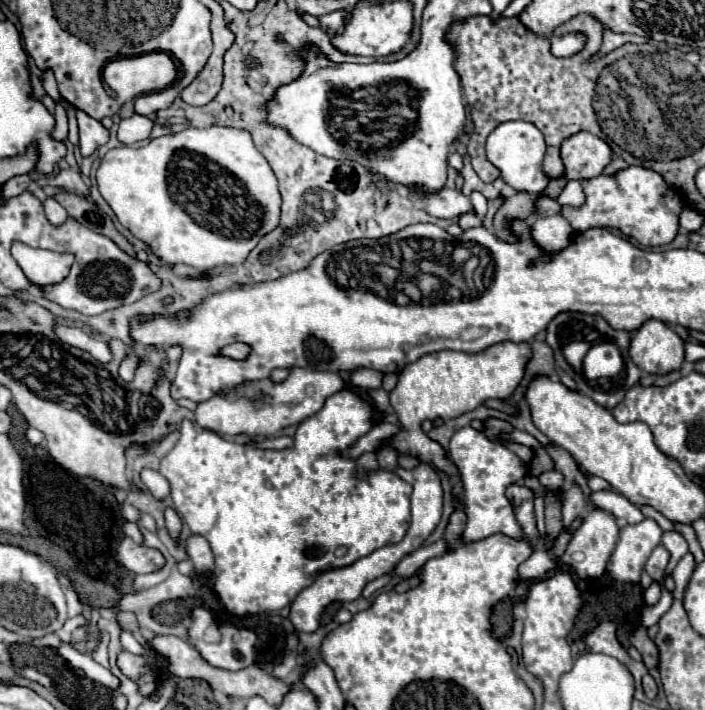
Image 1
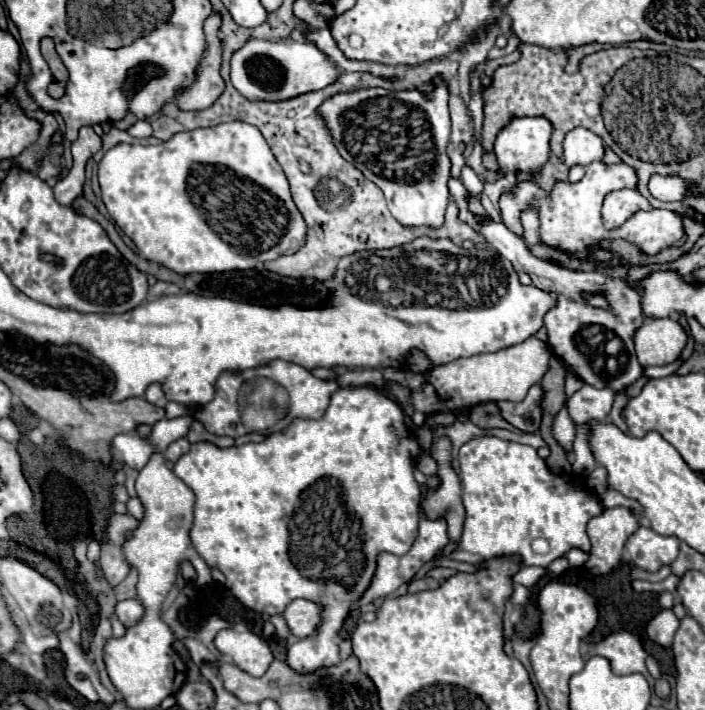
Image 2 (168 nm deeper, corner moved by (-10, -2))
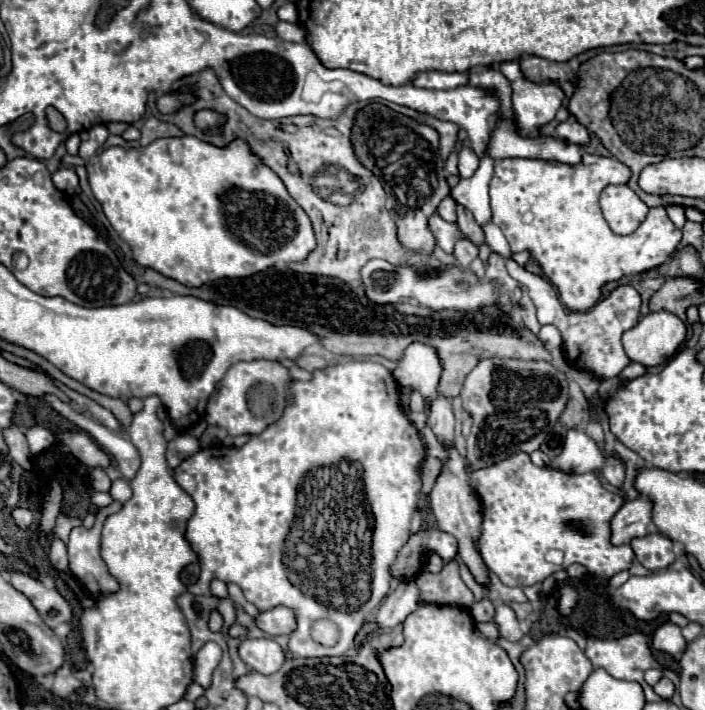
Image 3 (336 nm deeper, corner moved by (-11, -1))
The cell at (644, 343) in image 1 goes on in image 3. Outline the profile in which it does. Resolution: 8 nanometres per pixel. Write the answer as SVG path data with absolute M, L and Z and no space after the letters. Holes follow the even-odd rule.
M649 312L637 326L623 334L623 346L631 362L643 366L665 364L683 344L687 328L671 312Z

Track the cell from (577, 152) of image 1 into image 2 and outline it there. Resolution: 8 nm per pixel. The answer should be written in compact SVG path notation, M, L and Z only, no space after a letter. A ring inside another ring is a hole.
M572 129L566 133L564 137L564 163L570 165L590 165L592 161L600 161L604 157L604 143L602 139L584 129Z

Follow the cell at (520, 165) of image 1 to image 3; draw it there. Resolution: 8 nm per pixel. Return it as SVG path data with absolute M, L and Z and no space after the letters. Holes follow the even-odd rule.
M517 60L499 62L499 70L513 84L515 128L519 128L523 136L531 136L535 130L541 130L545 124L549 124L555 118L565 98L559 86L533 84L533 82L523 80Z

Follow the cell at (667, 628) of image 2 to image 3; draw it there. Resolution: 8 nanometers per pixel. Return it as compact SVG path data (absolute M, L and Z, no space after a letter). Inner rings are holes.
M665 622L663 626L659 626L653 634L653 648L667 652L667 654L681 654L685 650L685 638L681 634L681 628L673 622Z

